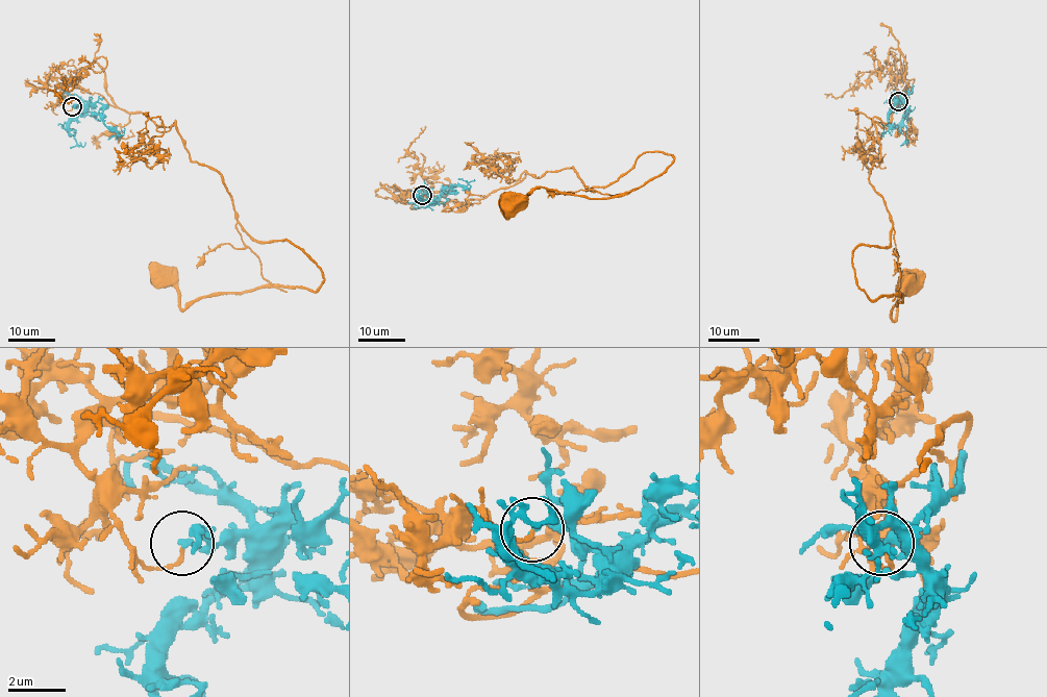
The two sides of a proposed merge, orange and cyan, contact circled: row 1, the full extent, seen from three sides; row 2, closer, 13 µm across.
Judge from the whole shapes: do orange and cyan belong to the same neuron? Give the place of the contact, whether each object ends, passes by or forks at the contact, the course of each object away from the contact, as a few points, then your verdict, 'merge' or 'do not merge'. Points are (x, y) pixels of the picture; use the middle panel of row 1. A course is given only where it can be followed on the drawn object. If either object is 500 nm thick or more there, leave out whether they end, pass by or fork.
place (422, 195); orange ends; cyan ends; course orange (422, 194), (466, 202), (526, 171), (571, 167), (587, 191), (618, 194), (537, 187), (513, 202); course cyan (422, 194), (440, 198), (453, 191), (454, 184), (466, 185), (474, 178); merge

